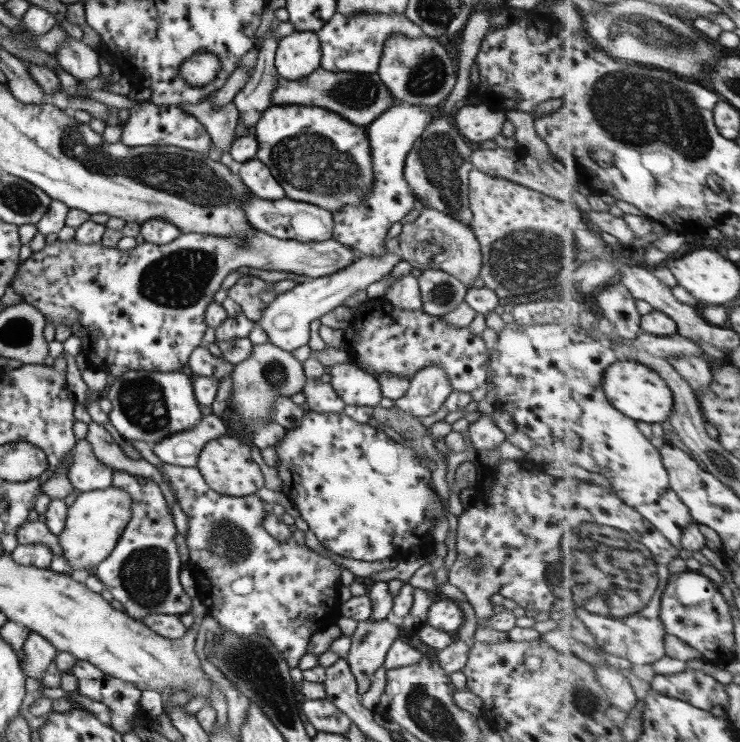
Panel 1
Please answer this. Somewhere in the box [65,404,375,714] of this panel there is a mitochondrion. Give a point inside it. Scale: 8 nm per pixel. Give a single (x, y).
(143, 573)

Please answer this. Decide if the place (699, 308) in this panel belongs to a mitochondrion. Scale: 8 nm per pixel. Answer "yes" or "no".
no

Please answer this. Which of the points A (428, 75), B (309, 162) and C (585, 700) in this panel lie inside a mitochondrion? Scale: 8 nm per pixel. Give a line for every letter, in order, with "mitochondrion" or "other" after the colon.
A: mitochondrion
B: mitochondrion
C: mitochondrion

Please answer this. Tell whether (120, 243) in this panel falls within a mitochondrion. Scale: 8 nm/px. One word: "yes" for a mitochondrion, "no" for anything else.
no

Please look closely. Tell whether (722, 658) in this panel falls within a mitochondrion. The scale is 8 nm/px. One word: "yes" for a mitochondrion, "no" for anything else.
no

